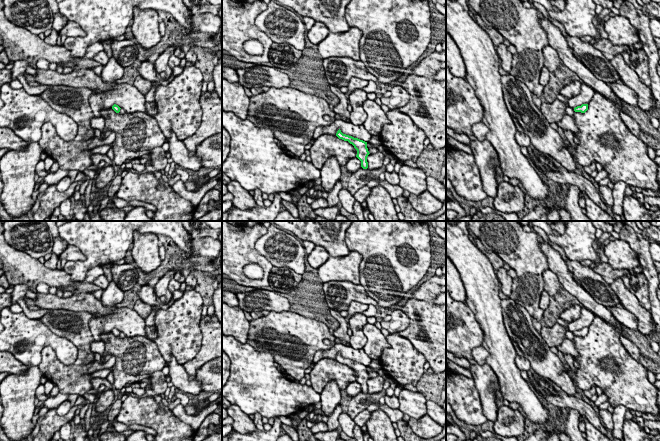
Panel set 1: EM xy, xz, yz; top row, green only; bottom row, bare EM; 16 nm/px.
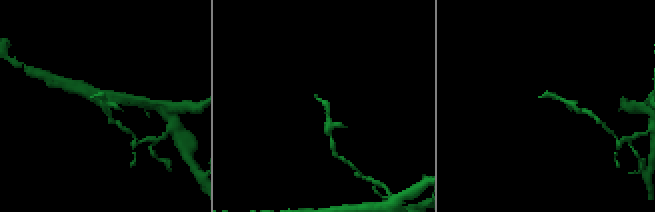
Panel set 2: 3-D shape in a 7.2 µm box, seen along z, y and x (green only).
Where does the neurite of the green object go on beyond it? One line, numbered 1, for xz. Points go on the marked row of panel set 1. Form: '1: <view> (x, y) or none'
1: none

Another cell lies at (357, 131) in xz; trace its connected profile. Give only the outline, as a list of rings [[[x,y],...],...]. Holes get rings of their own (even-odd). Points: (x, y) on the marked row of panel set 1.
[[[345,119],[334,120],[328,126],[319,126],[314,130],[313,138],[317,139],[324,134],[331,134],[336,136],[338,130],[341,130],[343,134],[358,138],[365,142],[369,142],[372,135],[365,129],[363,125],[355,125]]]

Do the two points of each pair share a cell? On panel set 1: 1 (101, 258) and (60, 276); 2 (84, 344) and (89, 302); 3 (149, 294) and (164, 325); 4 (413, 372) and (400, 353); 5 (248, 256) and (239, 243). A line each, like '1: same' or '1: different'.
1: different
2: different
3: different
4: same
5: same

